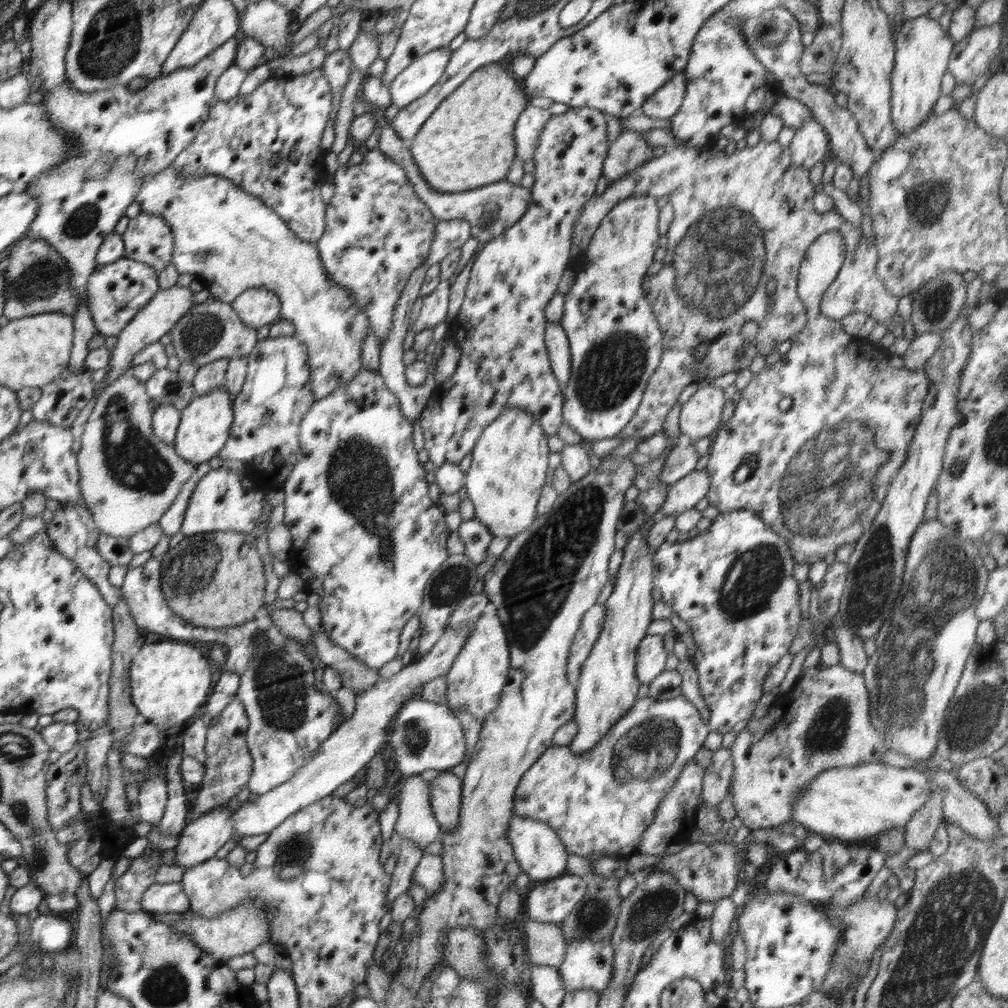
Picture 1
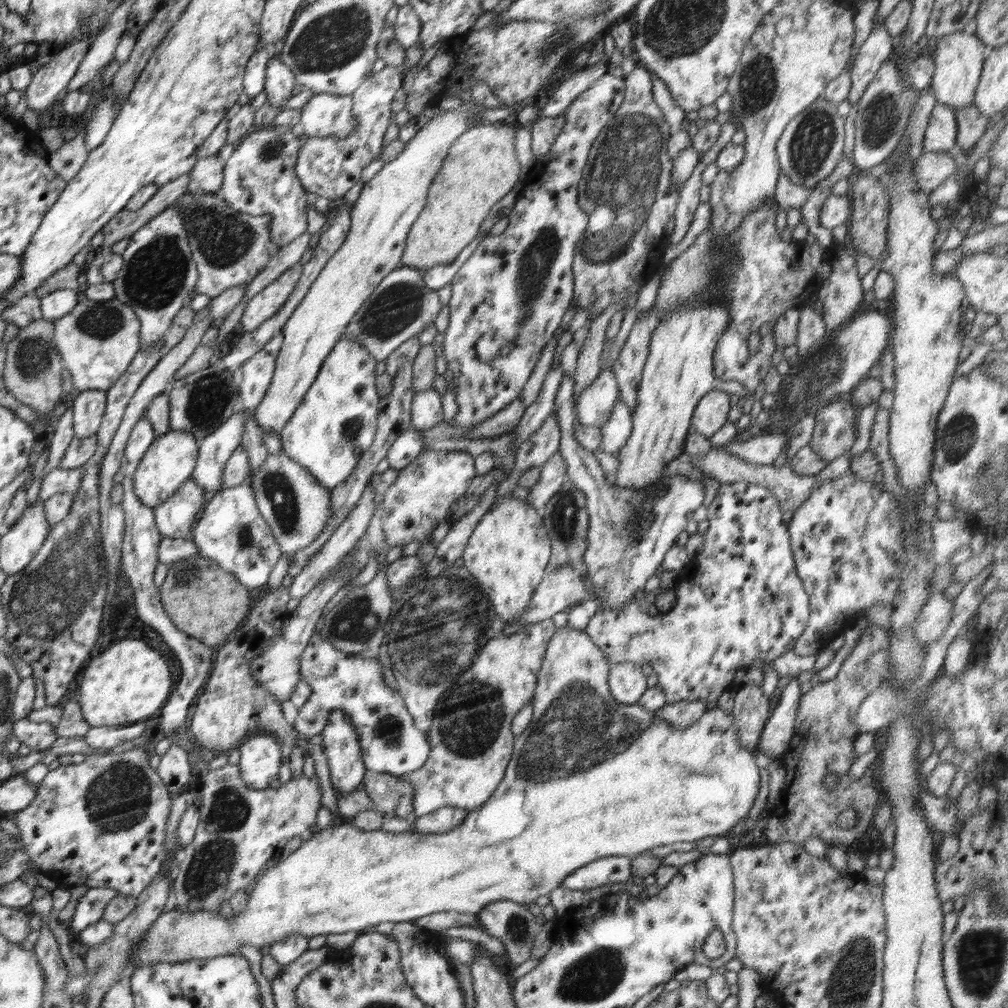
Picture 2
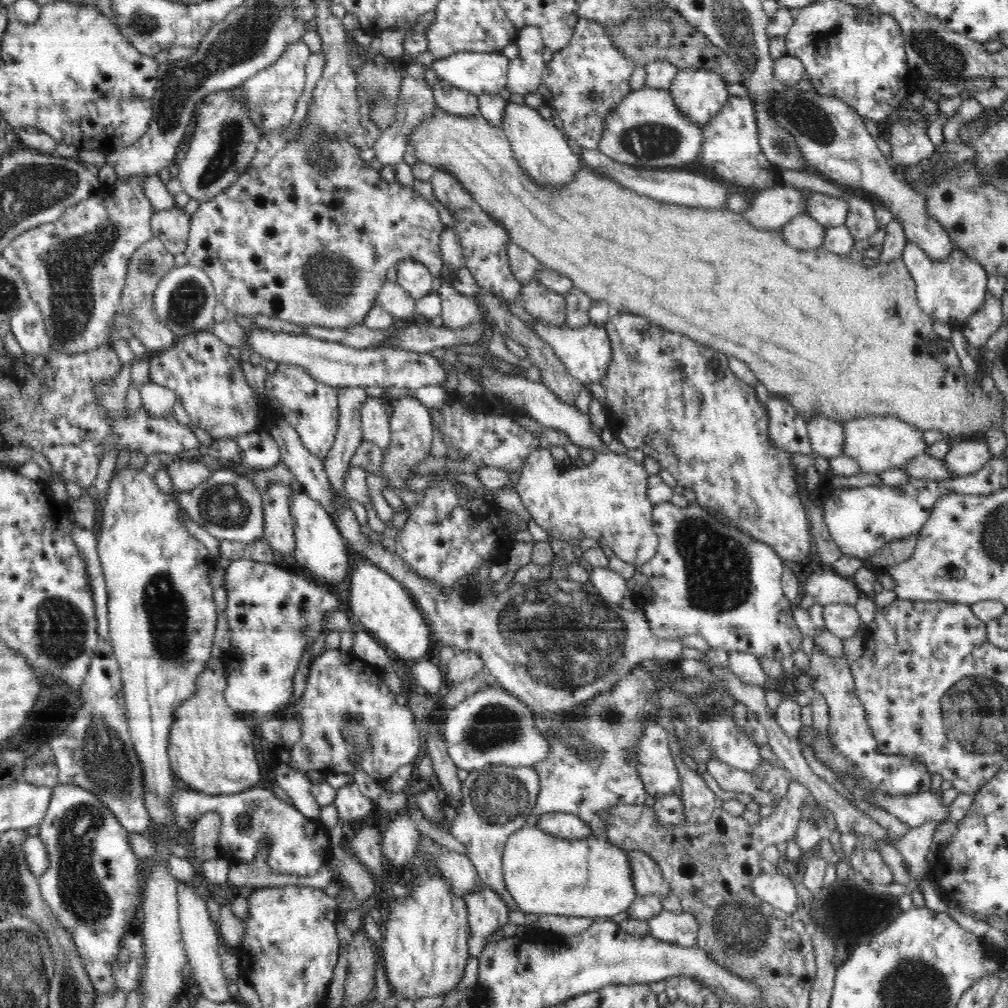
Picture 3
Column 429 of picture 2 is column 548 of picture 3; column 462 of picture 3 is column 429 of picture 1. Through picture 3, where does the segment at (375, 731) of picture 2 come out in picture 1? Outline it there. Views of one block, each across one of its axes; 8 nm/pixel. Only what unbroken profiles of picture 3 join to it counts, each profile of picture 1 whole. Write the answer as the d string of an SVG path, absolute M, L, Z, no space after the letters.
M420 695L400 707L387 731L387 744L392 746L396 768L404 778L430 768L446 771L462 763L467 751L460 719L446 705L424 700Z

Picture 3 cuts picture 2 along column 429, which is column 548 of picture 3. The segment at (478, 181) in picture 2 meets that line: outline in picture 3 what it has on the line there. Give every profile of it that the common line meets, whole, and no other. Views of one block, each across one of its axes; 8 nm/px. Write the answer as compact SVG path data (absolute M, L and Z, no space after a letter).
M436 106L434 115L412 131L408 146L414 151L416 160L428 163L436 169L450 171L474 198L476 205L504 225L512 242L530 252L545 268L570 278L575 287L583 290L594 302L604 300L612 314L632 314L647 325L658 326L666 331L687 336L697 343L743 360L772 396L790 401L798 415L802 415L806 422L813 416L824 416L840 424L846 424L850 419L860 417L895 416L898 420L903 420L906 424L911 424L922 431L937 430L952 442L956 438L960 440L976 438L976 436L986 437L994 424L1002 425L1006 408L1004 395L998 387L986 392L980 382L970 381L964 375L954 345L950 339L936 334L933 329L934 319L920 308L914 279L902 258L890 262L878 262L876 266L866 267L862 261L852 260L849 254L828 252L823 246L814 250L798 250L788 246L783 239L781 228L778 230L756 228L743 217L743 212L734 212L728 208L712 210L661 203L640 196L608 177L602 177L598 172L585 166L584 161L581 162L576 177L568 185L558 191L548 191L546 187L536 185L536 181L532 181L521 170L502 126L490 125L480 114L472 117L456 117L444 113Z

